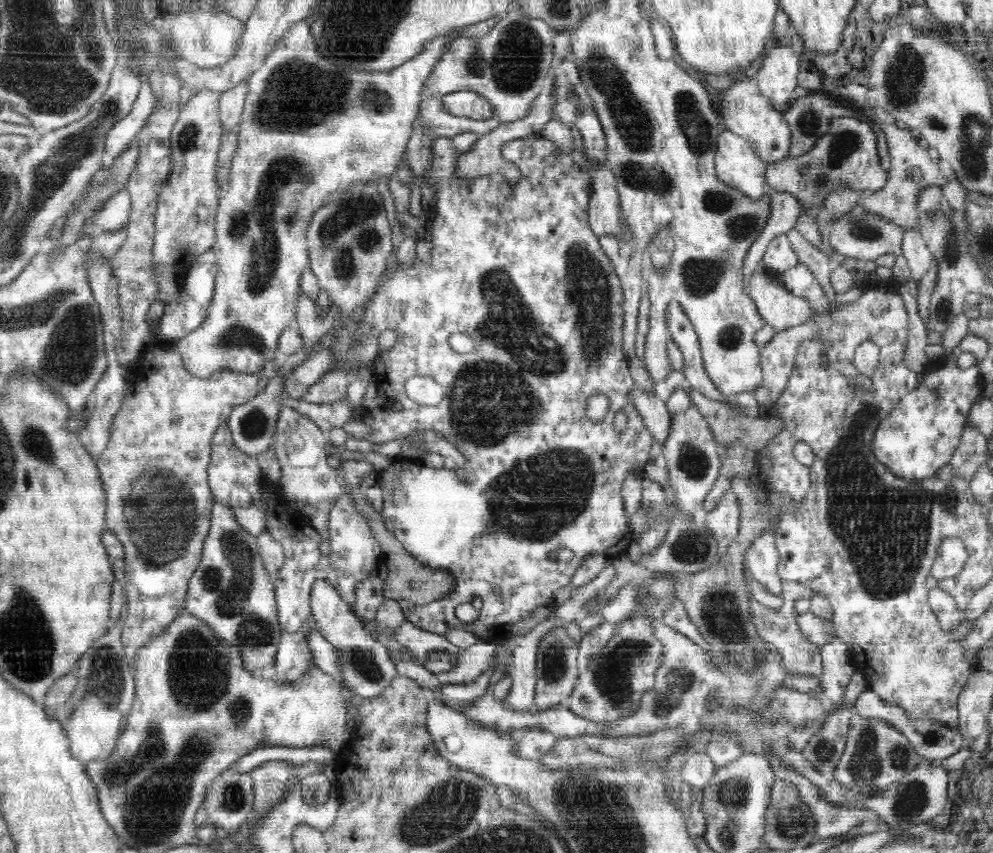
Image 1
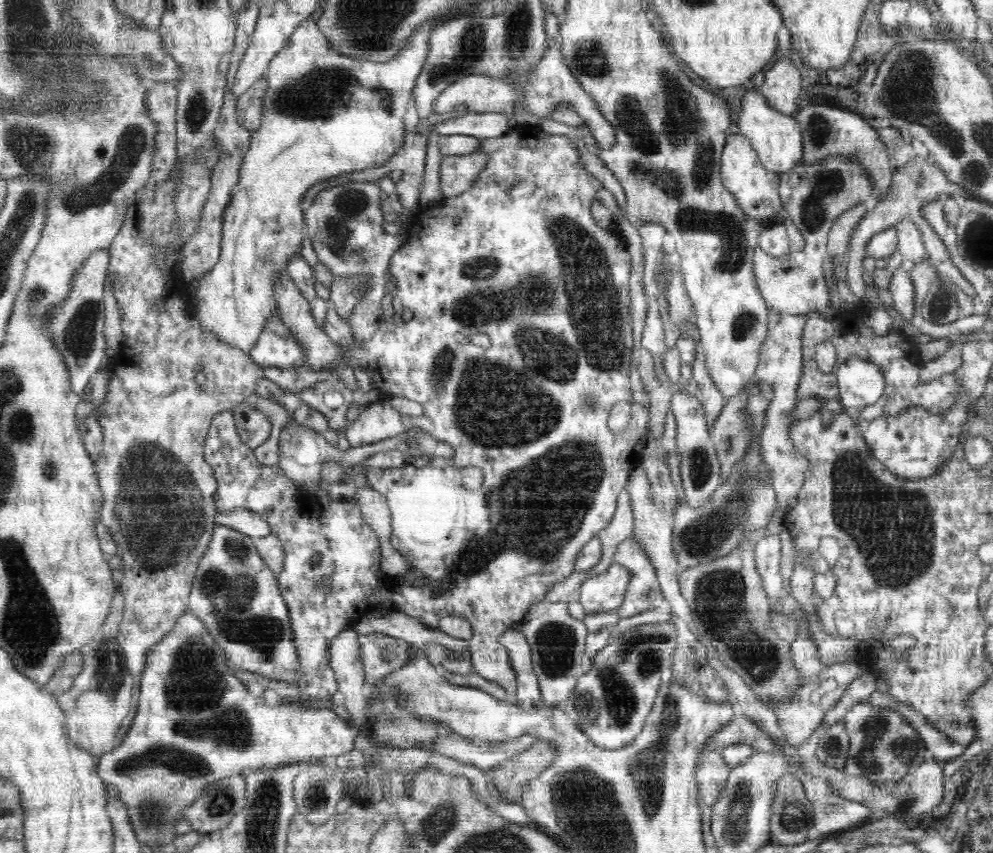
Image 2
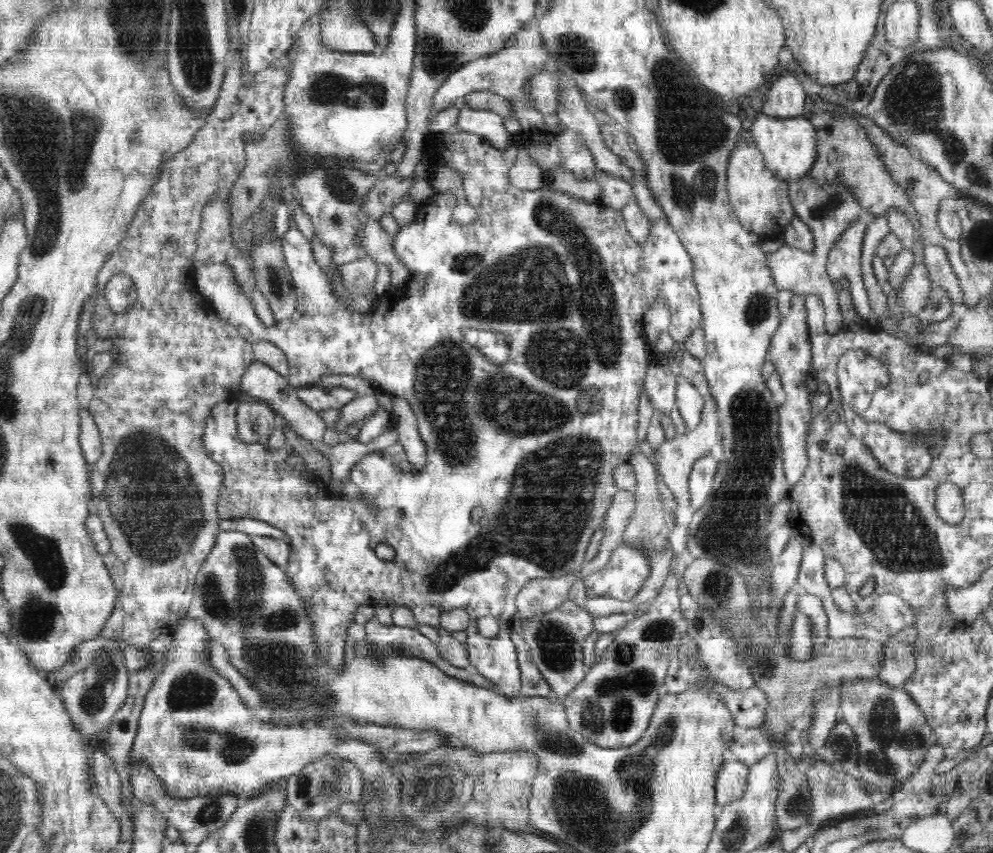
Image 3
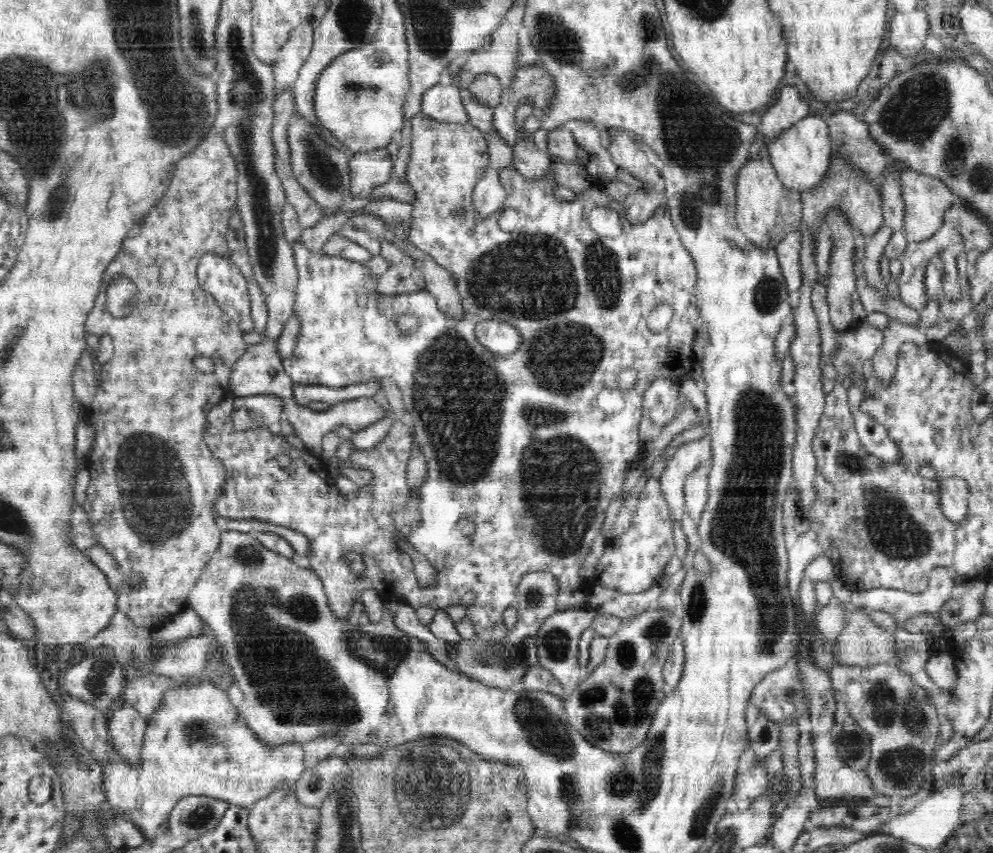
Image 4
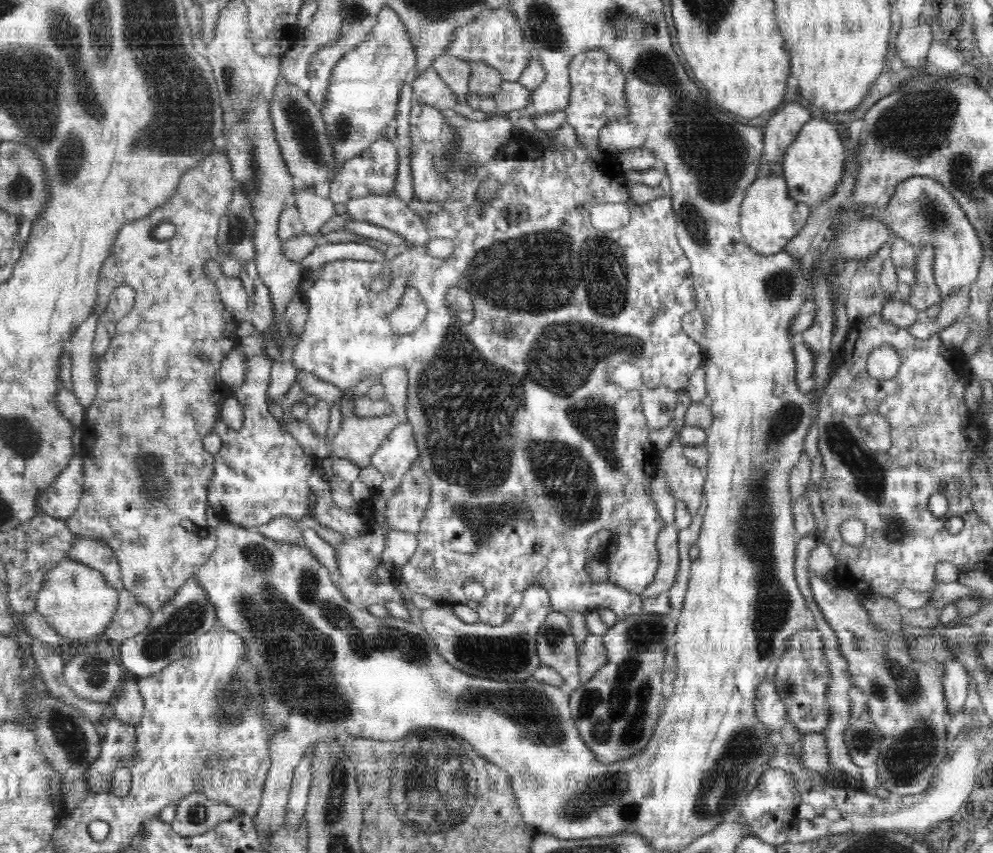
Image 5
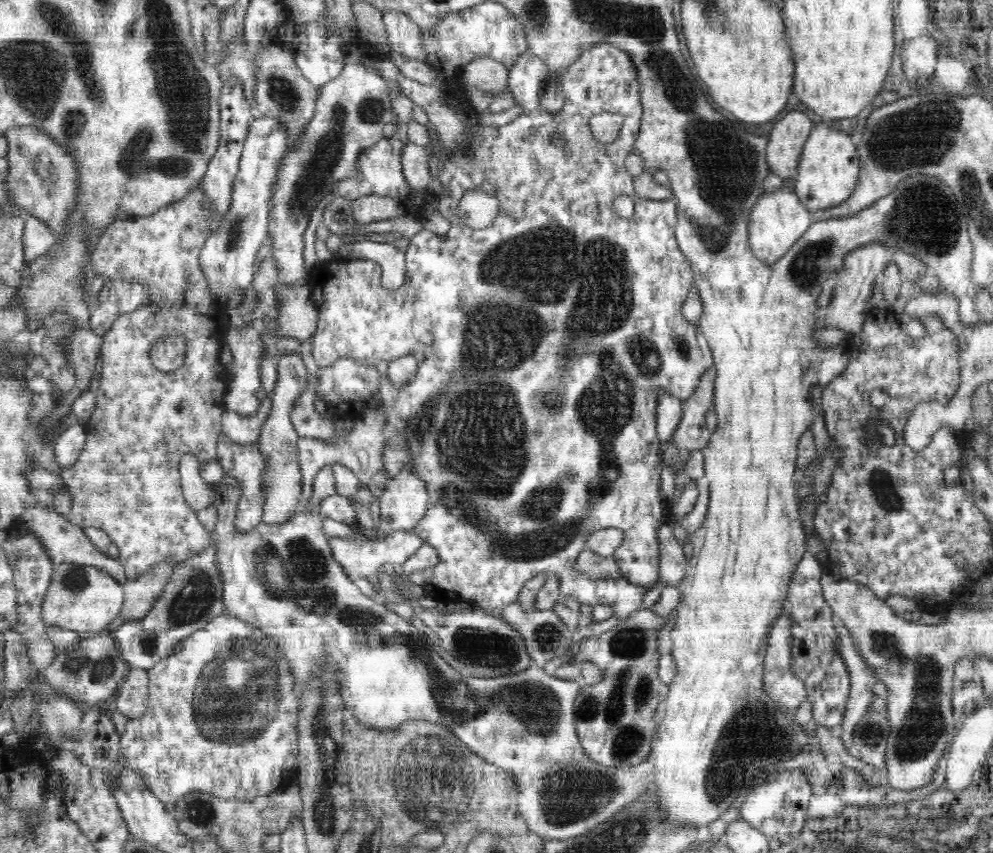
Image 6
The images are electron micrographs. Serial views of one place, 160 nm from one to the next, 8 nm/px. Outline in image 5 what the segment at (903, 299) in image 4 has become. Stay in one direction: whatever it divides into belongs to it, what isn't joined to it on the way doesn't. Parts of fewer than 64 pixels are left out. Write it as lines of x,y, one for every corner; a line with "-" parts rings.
926,245
920,247
913,269
916,273
916,282
911,286
908,303
916,310
924,312
926,308
940,304
942,298
935,283
932,269
934,262
934,247

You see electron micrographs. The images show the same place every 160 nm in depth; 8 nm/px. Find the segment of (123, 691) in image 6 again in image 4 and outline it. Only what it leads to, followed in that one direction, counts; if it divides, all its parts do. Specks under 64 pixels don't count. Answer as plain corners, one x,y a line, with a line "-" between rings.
127,702
118,704
109,714
108,728
113,748
131,764
140,764
143,738
148,721

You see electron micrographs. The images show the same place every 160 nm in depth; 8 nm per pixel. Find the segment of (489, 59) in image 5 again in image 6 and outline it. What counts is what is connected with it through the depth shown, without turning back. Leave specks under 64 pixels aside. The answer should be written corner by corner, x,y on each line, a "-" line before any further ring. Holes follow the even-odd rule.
487,1
470,9
452,12
444,16
439,24
428,34
423,35
424,62
428,63
438,73
436,87
443,94
447,106
465,112
468,119
475,122
475,112
471,110
466,97
465,87
461,84
460,72
463,66
480,57
492,57
501,62
509,70
508,88
512,91
516,105
524,109
515,121
500,127
482,126
475,122
470,128
470,146
458,148
448,160
440,160
439,180
443,190
438,198
431,197
426,208
439,208
444,218
448,218
450,229
447,238
442,242
437,237
418,233
412,239
405,253
405,282
396,290
386,290
380,285
382,271
380,265
370,259
340,260
338,270
331,277
324,279
321,285
320,300
318,300
318,318
316,332
311,336
312,356
319,367
317,372
318,388
316,397
326,402
332,416
340,419
357,421
366,411
380,411
384,415
386,424
393,425
399,437
386,439
382,453
382,470
387,481
399,477
403,470
416,474
425,482
428,491
428,511
422,521
414,526
414,532
423,542
433,546
438,551
440,560
433,567
412,572
410,583
421,585
428,592
440,596
452,597
455,600
466,600
477,604
478,608
501,617
504,608
518,601
518,594
526,582
540,573
554,573
560,583
560,597
571,596
581,604
607,604
613,608
618,619
628,618
632,612
640,609
643,596
650,586
658,582
658,539
656,533
660,526
671,519
667,503
660,496
660,482
662,482
662,443
656,430
656,405
659,390
662,389
674,398
685,400
694,394
700,375
713,366
713,356
702,334
699,325
688,324
682,314
682,305
688,298
688,292
693,286
693,272
690,261
680,250
675,238
677,223
675,198
665,201
650,201
634,194
633,176
628,172
625,158
632,151
636,135
638,134
642,118
642,100
640,99
637,83
637,70
631,61
630,55
614,45
600,44
585,50
559,78
562,93
565,96
565,106
558,113
546,113
540,109
541,90
547,83
548,68
542,59
538,58
527,48
526,36
518,19
497,1
-
604,112
618,113
623,116
623,123
618,136
612,142
601,143
594,139
590,130
590,118
594,114
-
555,131
560,132
565,140
563,147
557,147
550,142
-
468,191
484,191
499,200
499,211
488,228
474,229
466,226
457,215
460,199
-
618,196
630,196
634,201
634,214
630,218
619,217
612,209
612,200
-
420,352
424,360
414,374
414,378
397,388
388,382
386,372
378,373
376,364
392,362
400,356
-
601,528
619,528
624,532
622,544
613,552
618,561
622,574
620,579
592,579
584,573
578,574
574,567
576,558
585,549
588,536

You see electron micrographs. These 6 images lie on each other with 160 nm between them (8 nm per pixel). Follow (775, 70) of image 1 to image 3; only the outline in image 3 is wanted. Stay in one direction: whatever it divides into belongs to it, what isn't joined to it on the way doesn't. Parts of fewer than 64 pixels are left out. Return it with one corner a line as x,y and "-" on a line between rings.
790,71
783,72
764,94
764,114
778,118
800,117
806,96
798,78

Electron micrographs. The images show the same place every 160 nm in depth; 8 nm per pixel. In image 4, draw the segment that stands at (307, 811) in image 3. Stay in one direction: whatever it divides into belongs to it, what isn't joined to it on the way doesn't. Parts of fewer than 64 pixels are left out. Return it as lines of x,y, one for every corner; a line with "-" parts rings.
335,756
328,757
312,768
305,768
293,784
292,790
300,802
319,807
332,790
340,789
344,776
351,776
346,761

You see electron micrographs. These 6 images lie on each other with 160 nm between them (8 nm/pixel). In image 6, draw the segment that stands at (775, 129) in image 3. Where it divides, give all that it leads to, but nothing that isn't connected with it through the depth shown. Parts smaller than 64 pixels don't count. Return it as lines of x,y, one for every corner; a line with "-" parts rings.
816,124
808,135
797,162
794,192
810,212
827,209
844,202
852,194
858,173
859,157
851,136
824,124

